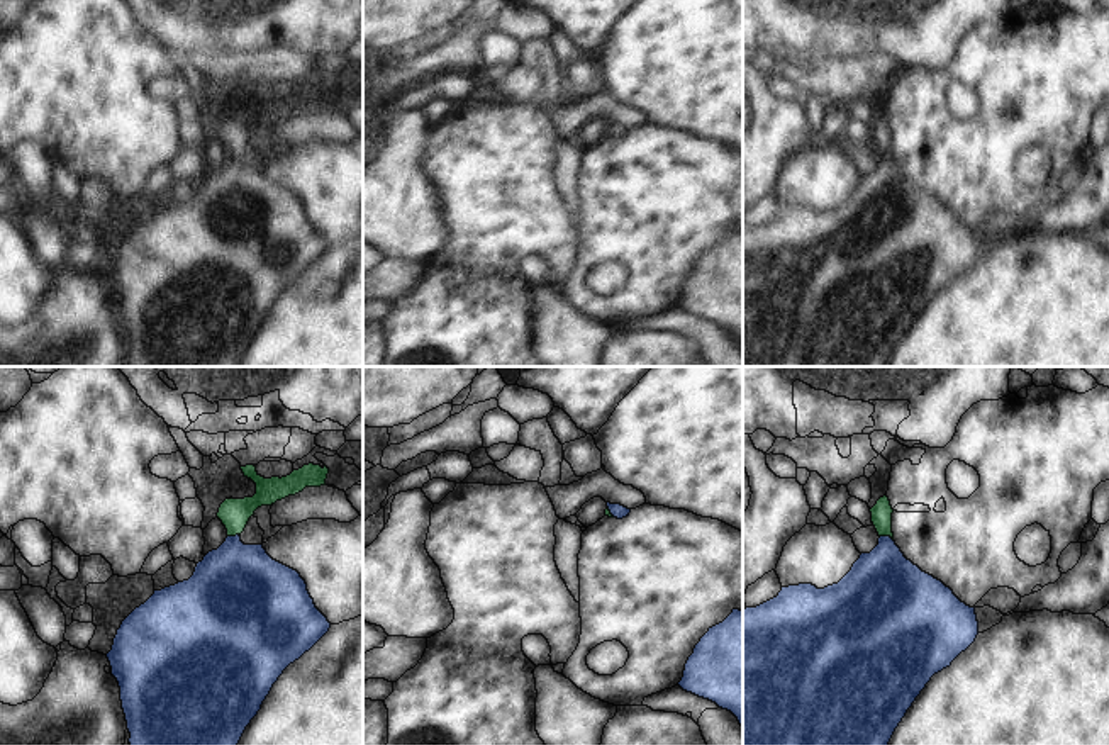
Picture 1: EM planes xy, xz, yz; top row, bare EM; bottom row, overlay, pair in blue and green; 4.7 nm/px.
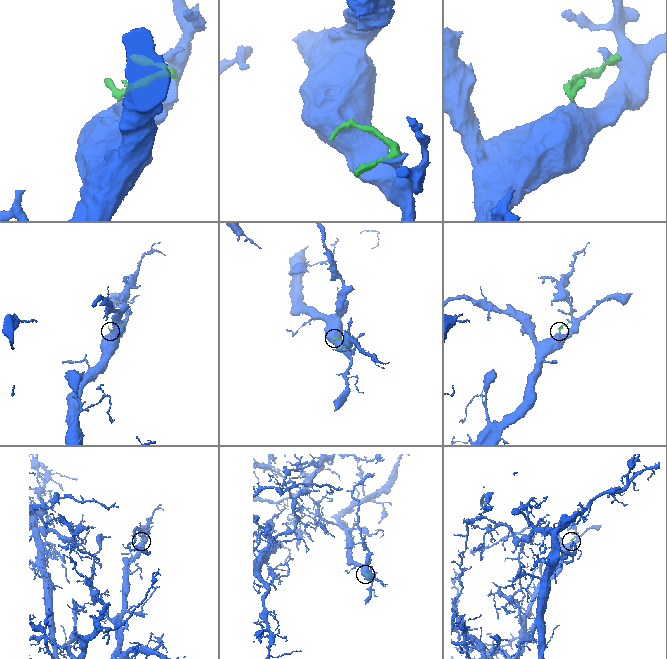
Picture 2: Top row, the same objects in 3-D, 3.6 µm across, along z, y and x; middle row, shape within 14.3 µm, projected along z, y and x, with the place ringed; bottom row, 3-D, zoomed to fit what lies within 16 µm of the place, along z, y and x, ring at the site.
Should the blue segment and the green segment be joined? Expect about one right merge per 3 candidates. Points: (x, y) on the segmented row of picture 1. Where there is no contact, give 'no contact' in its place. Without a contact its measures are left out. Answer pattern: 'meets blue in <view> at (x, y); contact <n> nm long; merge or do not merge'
meets blue in yz at (887, 537); contact 70 nm long; merge

